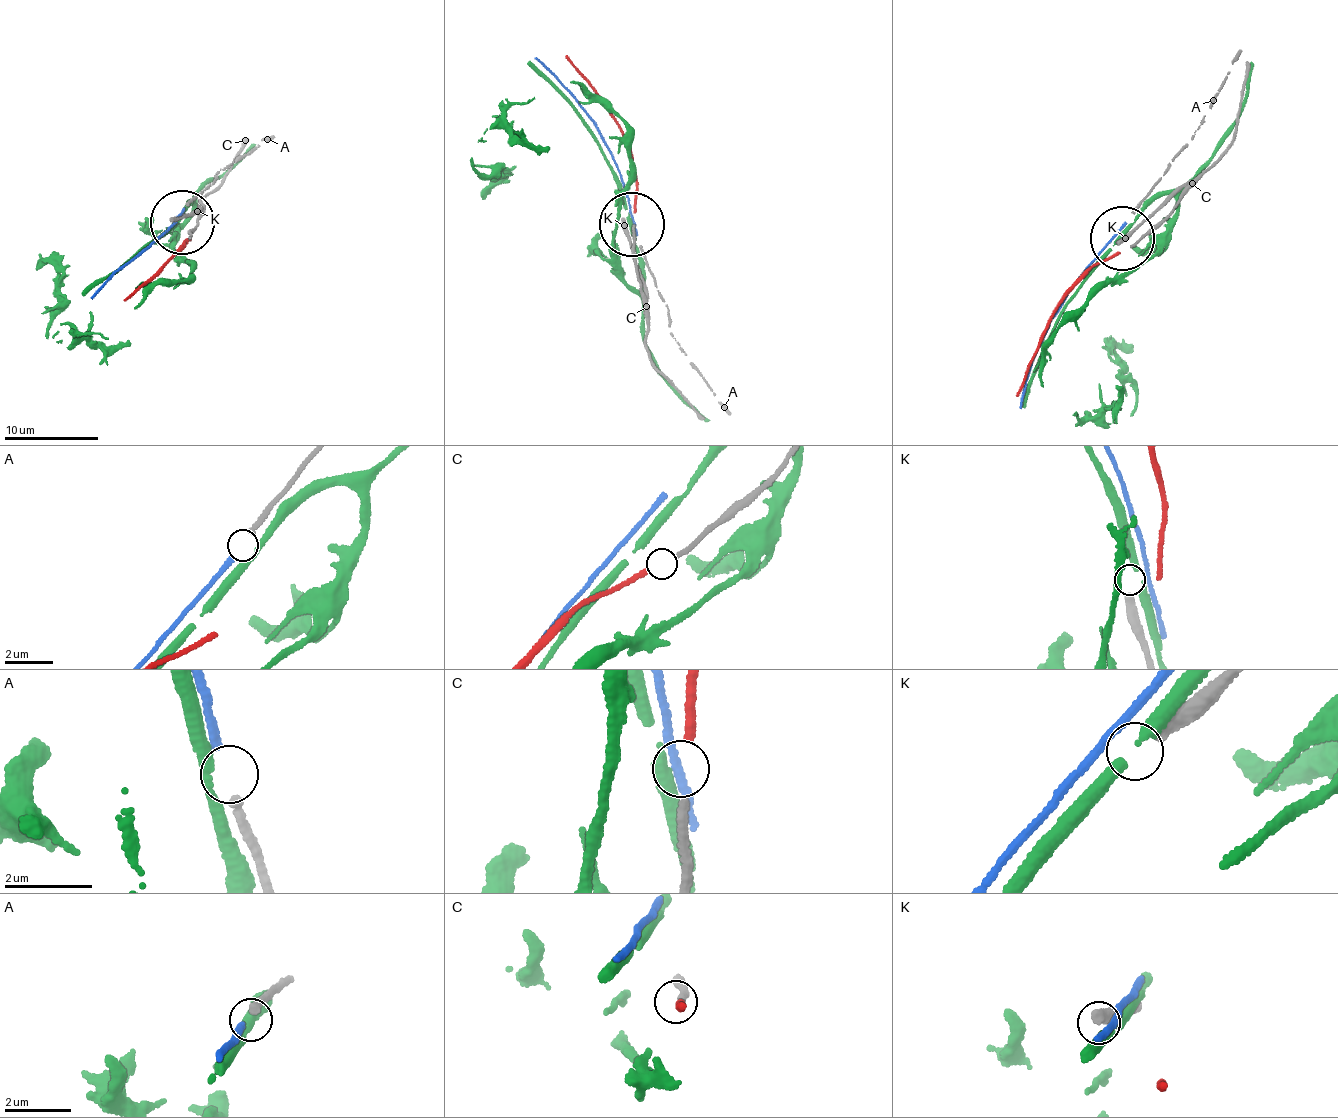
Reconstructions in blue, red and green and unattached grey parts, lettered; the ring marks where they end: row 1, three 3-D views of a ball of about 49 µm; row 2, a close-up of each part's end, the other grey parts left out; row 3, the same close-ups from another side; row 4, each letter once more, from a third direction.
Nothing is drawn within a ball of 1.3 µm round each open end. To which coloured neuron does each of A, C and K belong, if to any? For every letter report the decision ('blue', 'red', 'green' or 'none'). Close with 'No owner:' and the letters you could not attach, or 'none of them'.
A: blue
C: red
K: none
No owner: K

